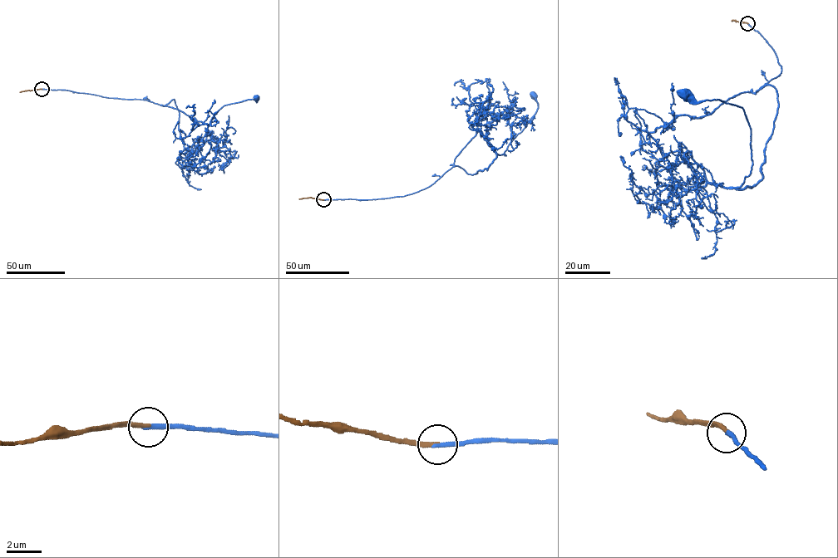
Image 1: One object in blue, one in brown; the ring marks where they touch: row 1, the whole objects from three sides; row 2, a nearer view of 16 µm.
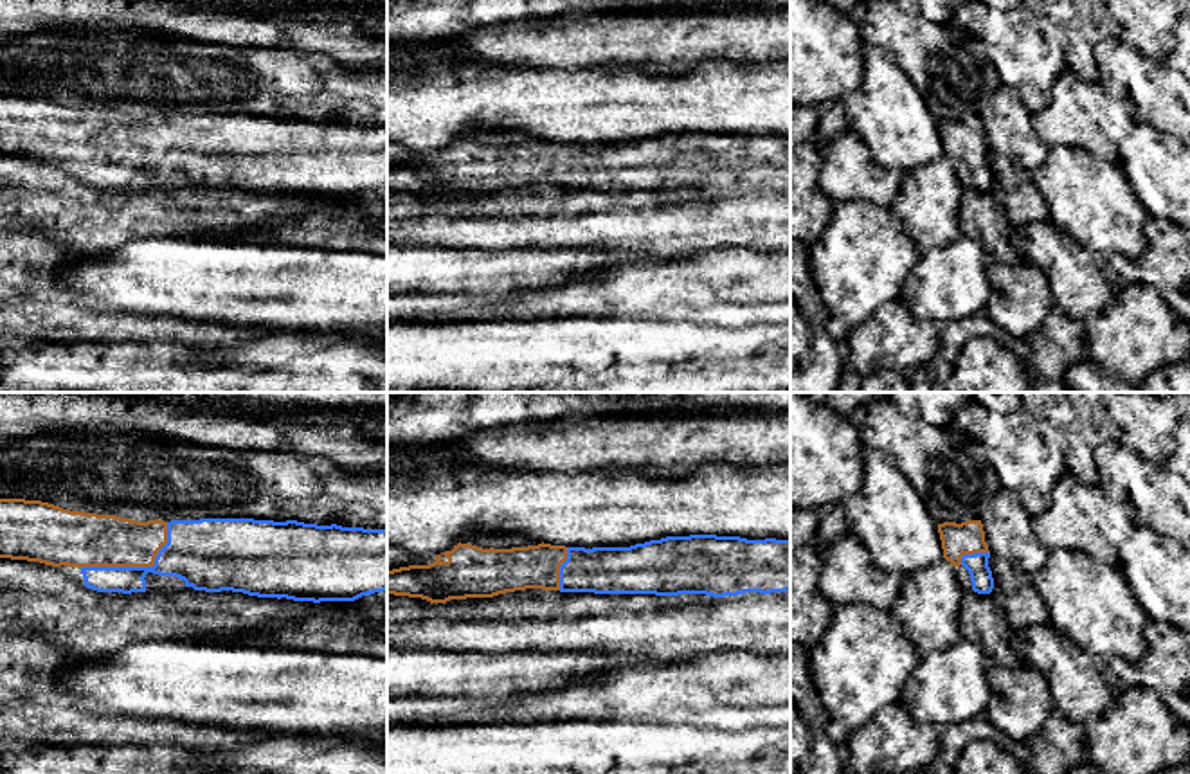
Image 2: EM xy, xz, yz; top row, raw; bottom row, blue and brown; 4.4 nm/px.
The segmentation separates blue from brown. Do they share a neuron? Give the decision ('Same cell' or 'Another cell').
Same cell

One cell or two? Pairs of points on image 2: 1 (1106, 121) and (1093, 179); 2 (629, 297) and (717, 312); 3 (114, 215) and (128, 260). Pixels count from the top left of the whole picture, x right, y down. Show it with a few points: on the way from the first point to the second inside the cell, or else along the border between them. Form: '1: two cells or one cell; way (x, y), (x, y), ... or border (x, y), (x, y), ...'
1: two cells; border (1055, 146), (1079, 146), (1117, 162)
2: one cell; way (650, 297), (695, 297)
3: two cells; border (164, 234), (130, 240), (110, 252), (85, 256)

